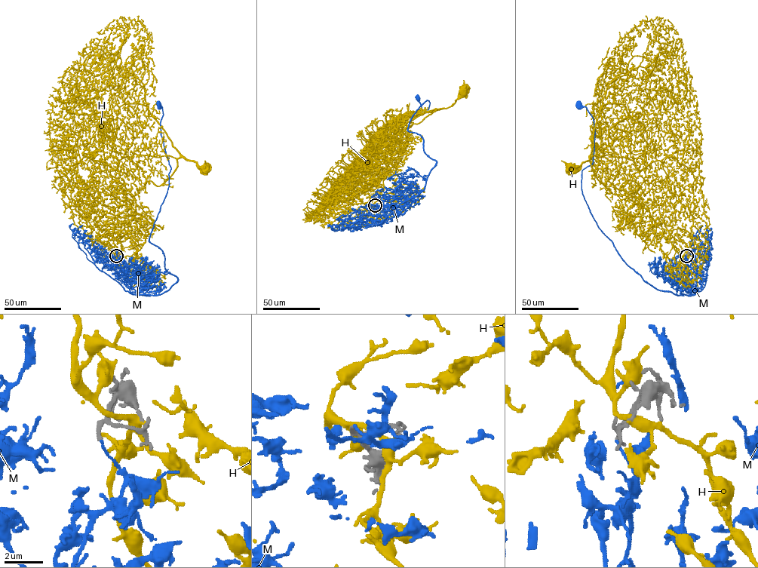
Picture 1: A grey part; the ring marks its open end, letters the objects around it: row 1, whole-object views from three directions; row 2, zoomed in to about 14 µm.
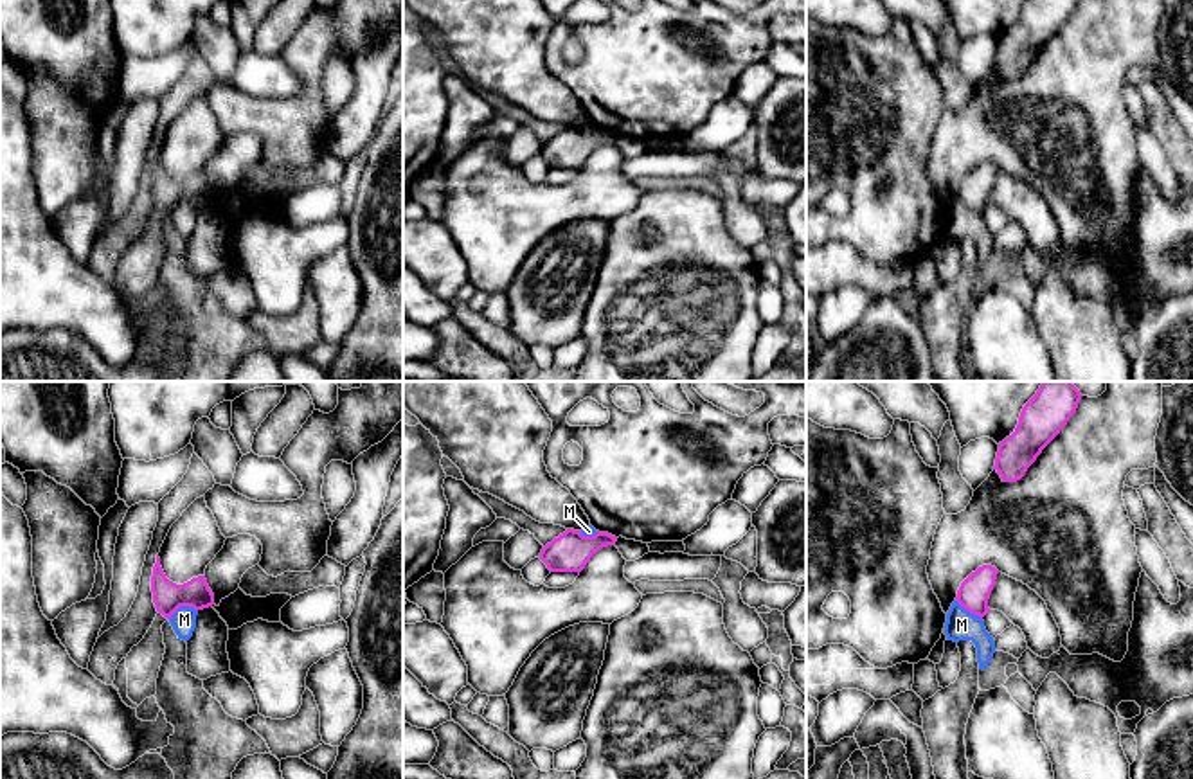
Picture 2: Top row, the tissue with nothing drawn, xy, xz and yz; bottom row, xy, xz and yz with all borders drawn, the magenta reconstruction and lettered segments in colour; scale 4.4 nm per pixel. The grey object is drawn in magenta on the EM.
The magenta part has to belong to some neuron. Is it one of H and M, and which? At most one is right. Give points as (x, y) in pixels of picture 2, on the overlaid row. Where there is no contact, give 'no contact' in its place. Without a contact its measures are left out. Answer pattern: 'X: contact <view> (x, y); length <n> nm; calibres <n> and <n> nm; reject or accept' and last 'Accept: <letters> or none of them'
H: no contact; reject
M: contact xy (182, 605); length 140 nm; calibres 140 and 110 nm; reject
Accept: none of them

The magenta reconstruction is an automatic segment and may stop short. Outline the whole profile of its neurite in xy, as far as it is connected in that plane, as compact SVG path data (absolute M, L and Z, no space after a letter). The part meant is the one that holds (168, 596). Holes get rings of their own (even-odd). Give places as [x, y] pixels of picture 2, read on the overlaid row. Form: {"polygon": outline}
{"polygon": "M158 554L151 576L151 592L158 613L144 639L131 648L115 669L113 687L131 709L137 709L146 698L157 694L157 678L166 653L162 624L180 606L203 610L214 604L214 594L205 576L176 585L166 578Z"}

